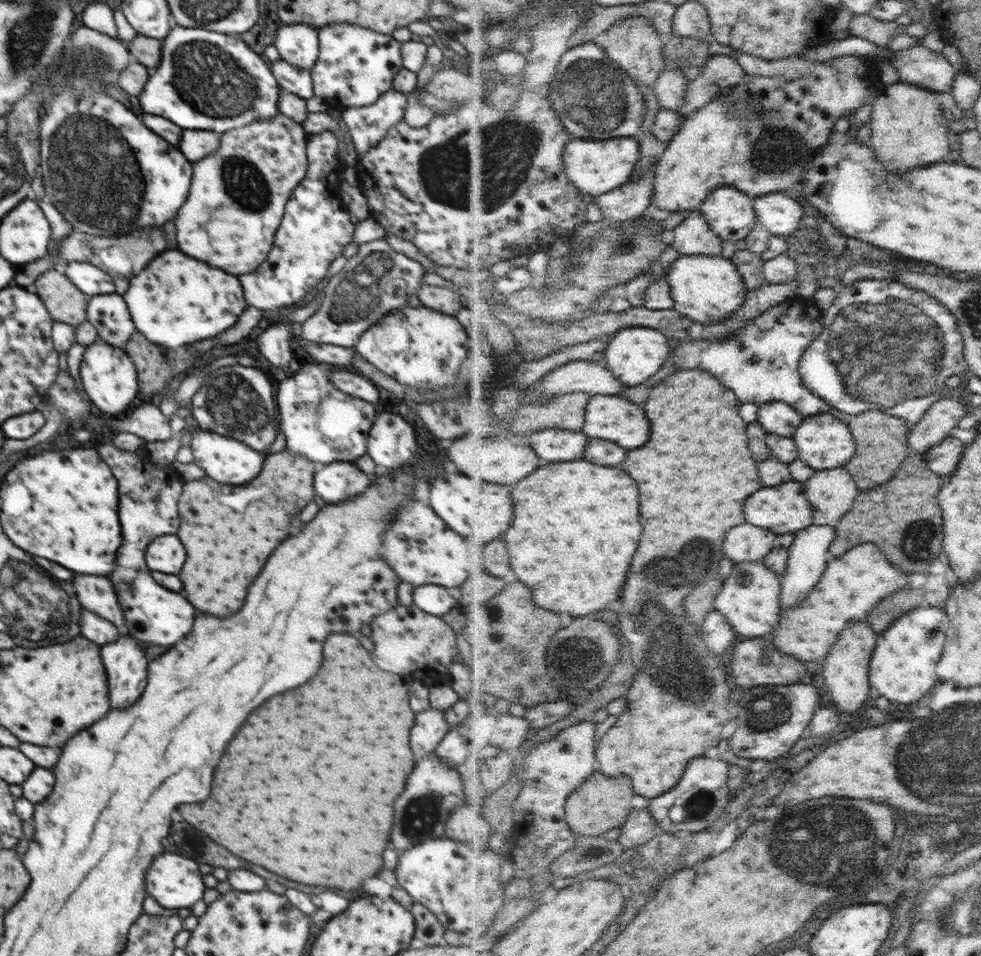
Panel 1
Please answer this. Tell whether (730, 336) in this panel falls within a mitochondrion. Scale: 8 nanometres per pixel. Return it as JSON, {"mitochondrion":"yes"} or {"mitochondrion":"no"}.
{"mitochondrion":"no"}

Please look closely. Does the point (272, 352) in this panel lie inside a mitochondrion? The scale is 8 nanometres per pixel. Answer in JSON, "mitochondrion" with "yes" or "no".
{"mitochondrion":"no"}

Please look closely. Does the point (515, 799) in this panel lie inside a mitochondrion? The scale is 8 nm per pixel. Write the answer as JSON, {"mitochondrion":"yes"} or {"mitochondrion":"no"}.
{"mitochondrion":"no"}

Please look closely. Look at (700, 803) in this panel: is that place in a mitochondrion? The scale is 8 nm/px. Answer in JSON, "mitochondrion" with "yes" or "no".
{"mitochondrion":"yes"}

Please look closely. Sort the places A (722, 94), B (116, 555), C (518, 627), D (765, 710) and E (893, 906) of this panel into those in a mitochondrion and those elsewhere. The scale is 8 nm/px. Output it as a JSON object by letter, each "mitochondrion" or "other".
{"A":"other","B":"other","C":"other","D":"mitochondrion","E":"other"}

